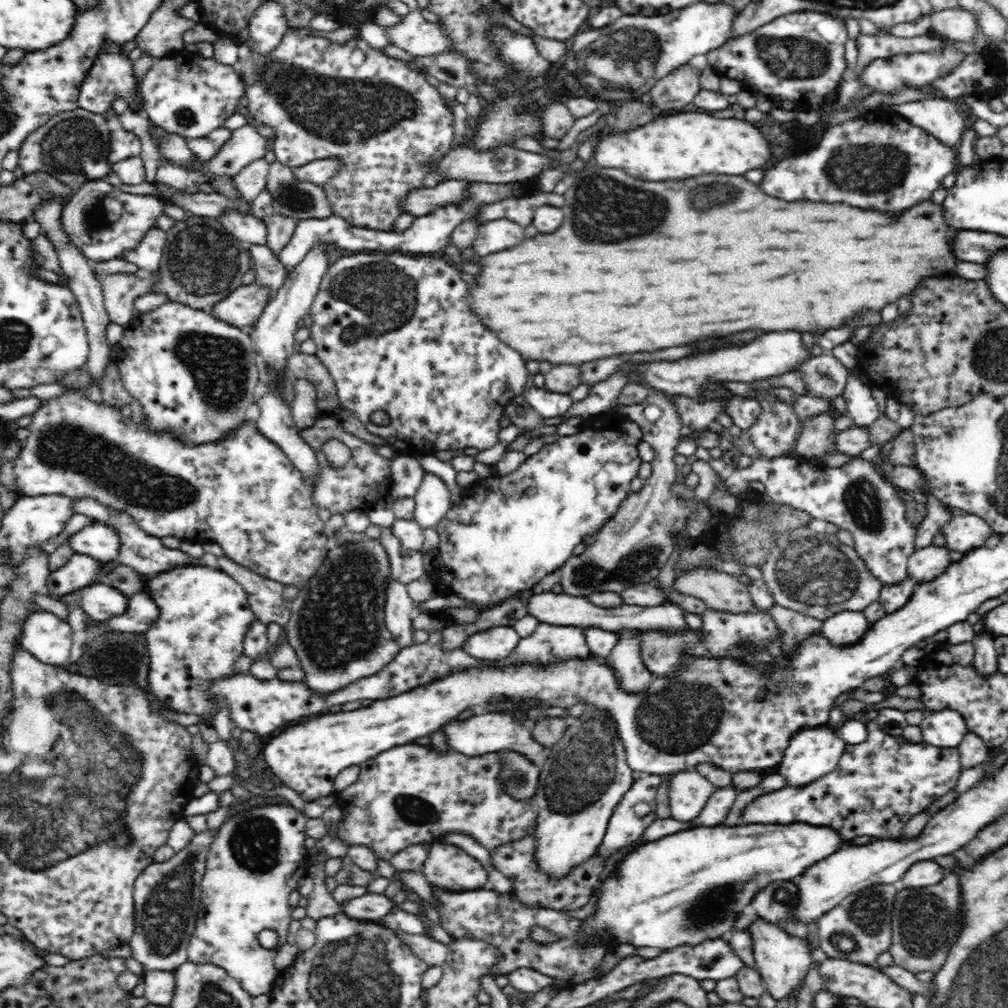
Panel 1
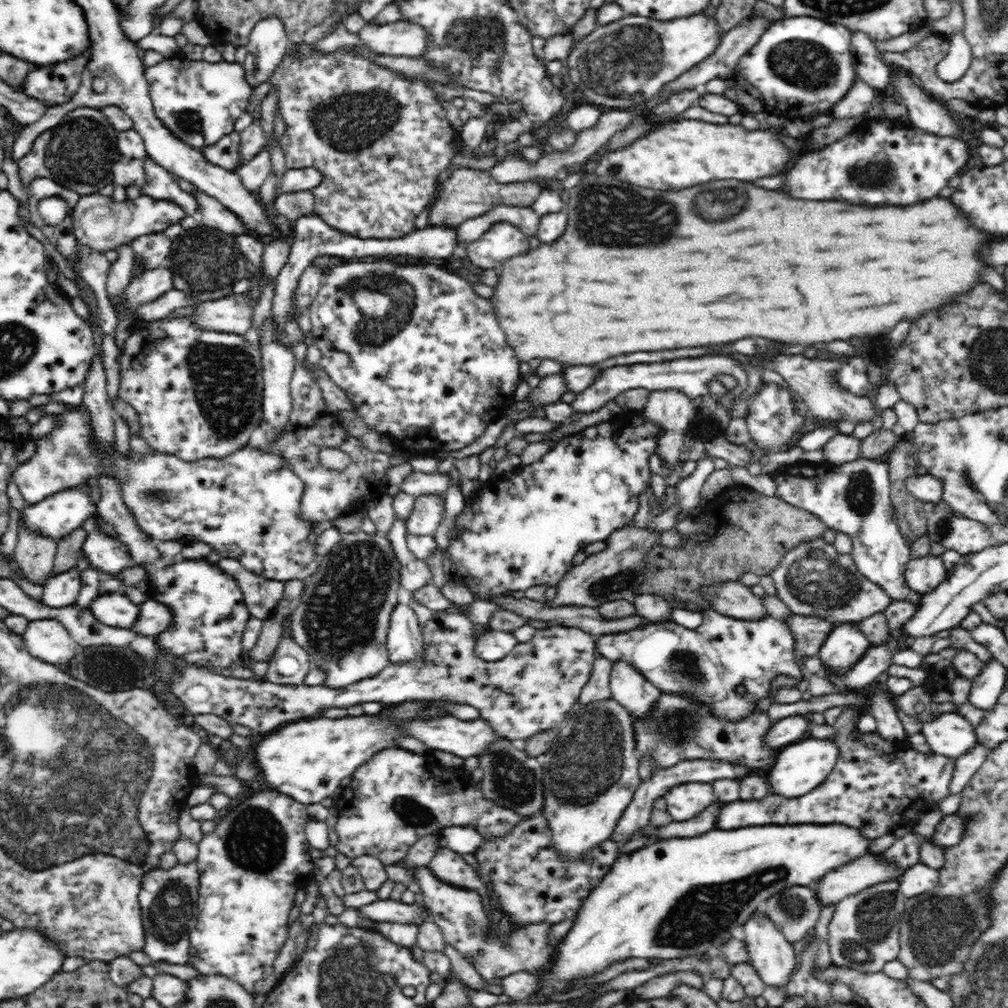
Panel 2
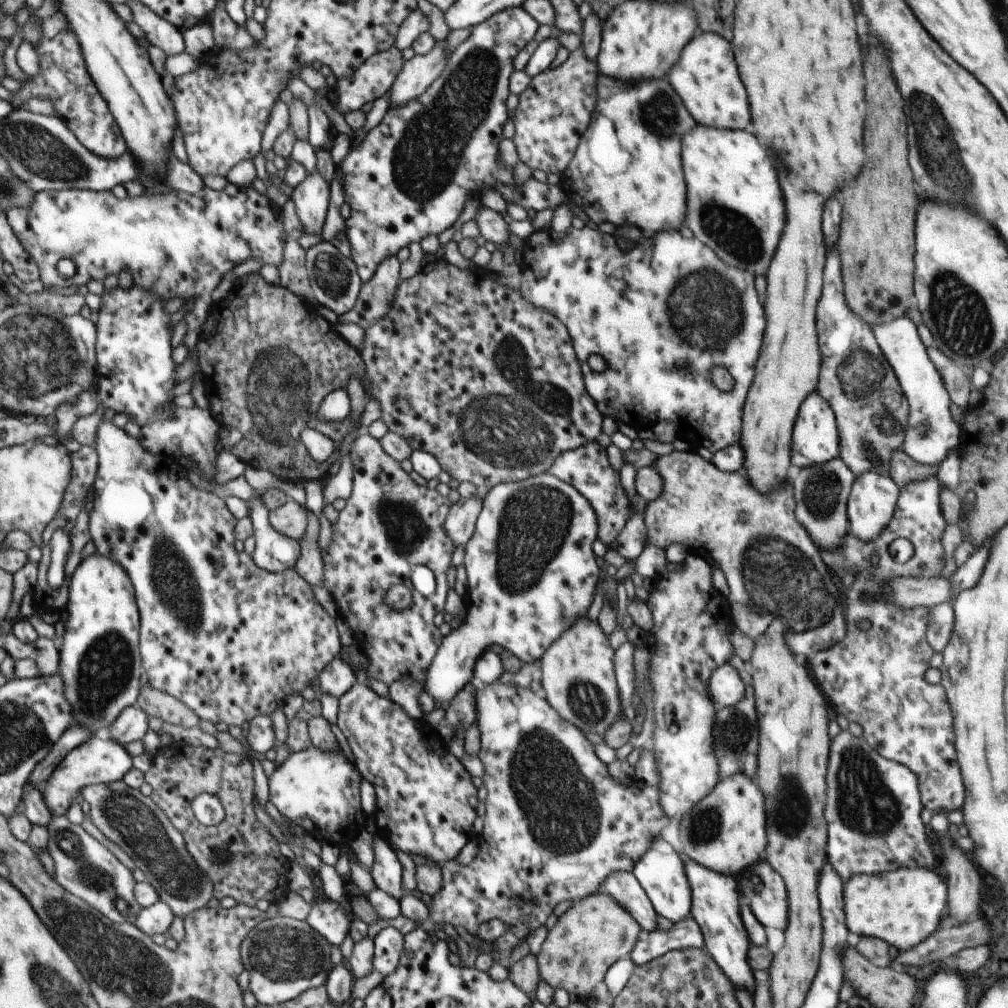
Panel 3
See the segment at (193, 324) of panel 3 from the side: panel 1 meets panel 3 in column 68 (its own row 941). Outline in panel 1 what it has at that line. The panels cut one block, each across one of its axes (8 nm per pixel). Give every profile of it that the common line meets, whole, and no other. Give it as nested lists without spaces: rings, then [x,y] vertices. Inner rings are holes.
[[[273,803],[254,808],[246,806],[239,808],[235,815],[232,815],[221,824],[220,832],[217,834],[217,838],[214,839],[212,848],[209,850],[208,858],[206,859],[207,867],[201,882],[202,902],[200,908],[198,909],[199,914],[197,915],[195,930],[193,932],[194,937],[189,942],[187,948],[187,960],[190,962],[199,962],[200,964],[215,964],[216,966],[223,968],[232,978],[234,978],[235,981],[238,981],[238,984],[242,985],[242,988],[247,993],[250,993],[252,998],[271,992],[274,982],[277,981],[278,971],[274,967],[274,958],[276,958],[276,954],[279,951],[279,946],[286,943],[288,927],[290,921],[293,919],[291,915],[293,909],[289,905],[290,892],[297,888],[300,878],[308,874],[308,868],[312,864],[307,857],[307,849],[304,846],[304,840],[306,838],[304,828],[307,819],[307,816],[302,811],[298,811],[290,804]],[[264,928],[270,928],[278,935],[277,945],[271,949],[262,947],[258,941],[258,933],[262,932]]]

